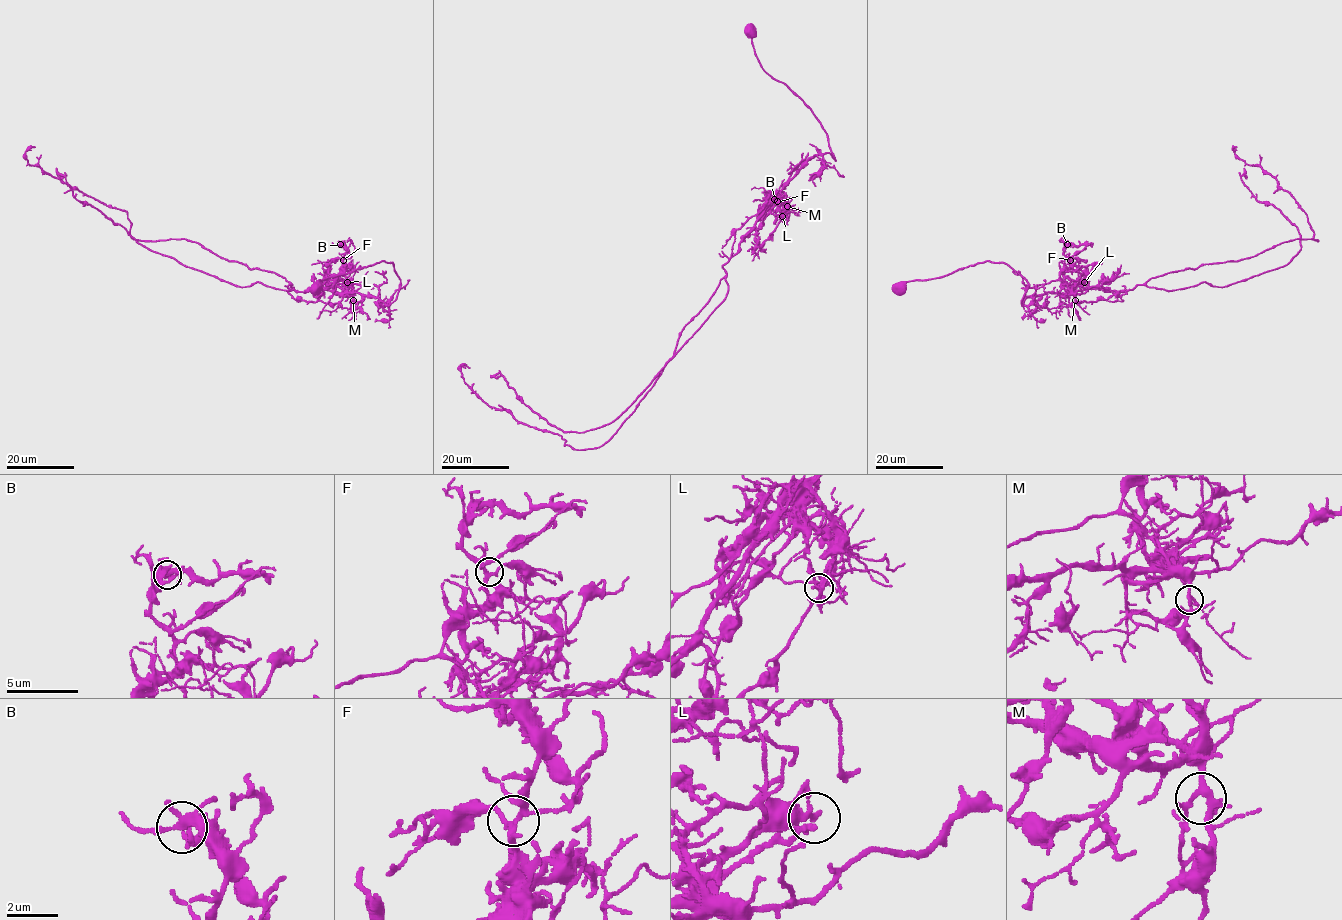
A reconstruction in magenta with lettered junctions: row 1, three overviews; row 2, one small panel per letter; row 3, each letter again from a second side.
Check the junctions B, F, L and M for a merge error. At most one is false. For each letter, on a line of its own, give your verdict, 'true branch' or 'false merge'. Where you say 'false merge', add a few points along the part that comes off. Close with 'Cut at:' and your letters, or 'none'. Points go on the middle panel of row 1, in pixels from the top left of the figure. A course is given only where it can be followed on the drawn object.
B: true branch
F: true branch
L: false merge | (782, 216), (778, 200), (780, 190), (777, 200), (780, 195), (775, 199), (773, 223)
M: true branch
Cut at: L

